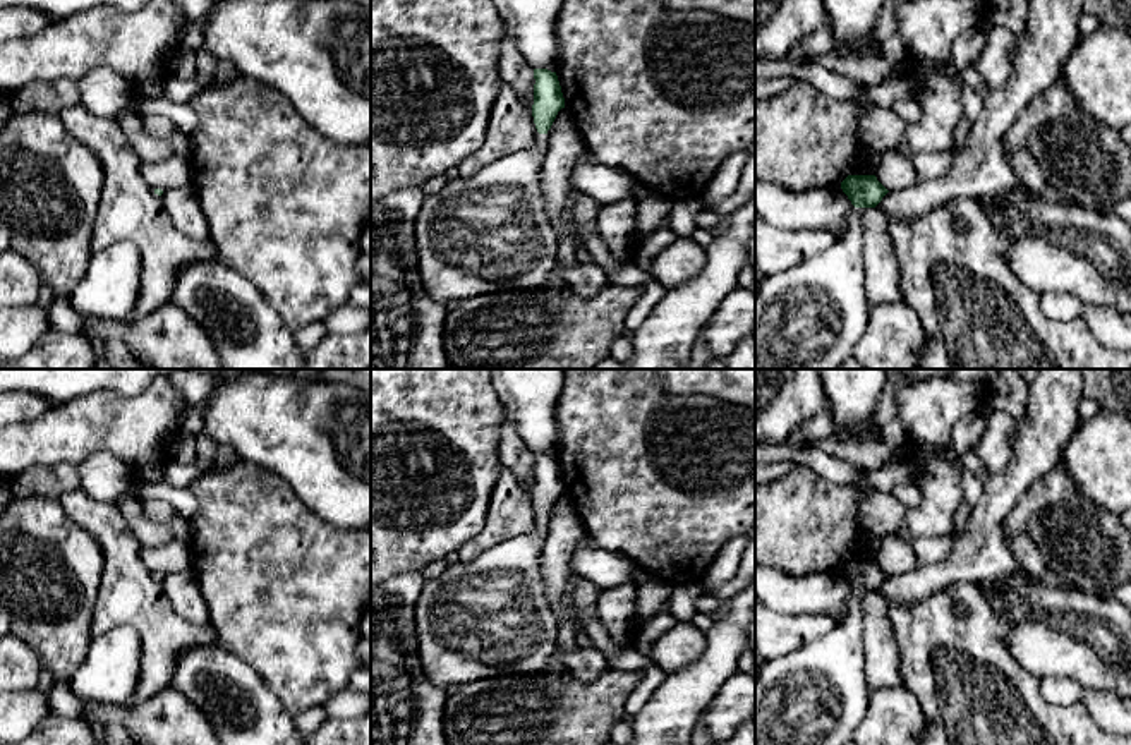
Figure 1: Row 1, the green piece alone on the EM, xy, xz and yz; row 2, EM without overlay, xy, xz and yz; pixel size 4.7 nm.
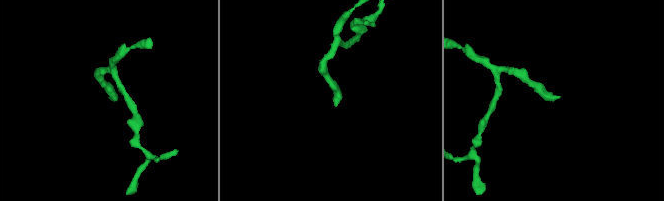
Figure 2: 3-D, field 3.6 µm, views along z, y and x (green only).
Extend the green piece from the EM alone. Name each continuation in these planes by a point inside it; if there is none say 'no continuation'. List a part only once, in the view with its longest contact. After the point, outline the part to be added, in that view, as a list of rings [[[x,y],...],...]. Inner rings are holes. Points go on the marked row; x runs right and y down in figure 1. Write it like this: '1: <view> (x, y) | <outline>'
1: xz (477, 236) | [[[539,134],[530,149],[503,156],[469,179],[448,180],[441,192],[424,197],[415,245],[419,273],[431,299],[448,304],[501,288],[542,288],[554,280],[558,242],[541,192],[547,148],[547,134]]]

